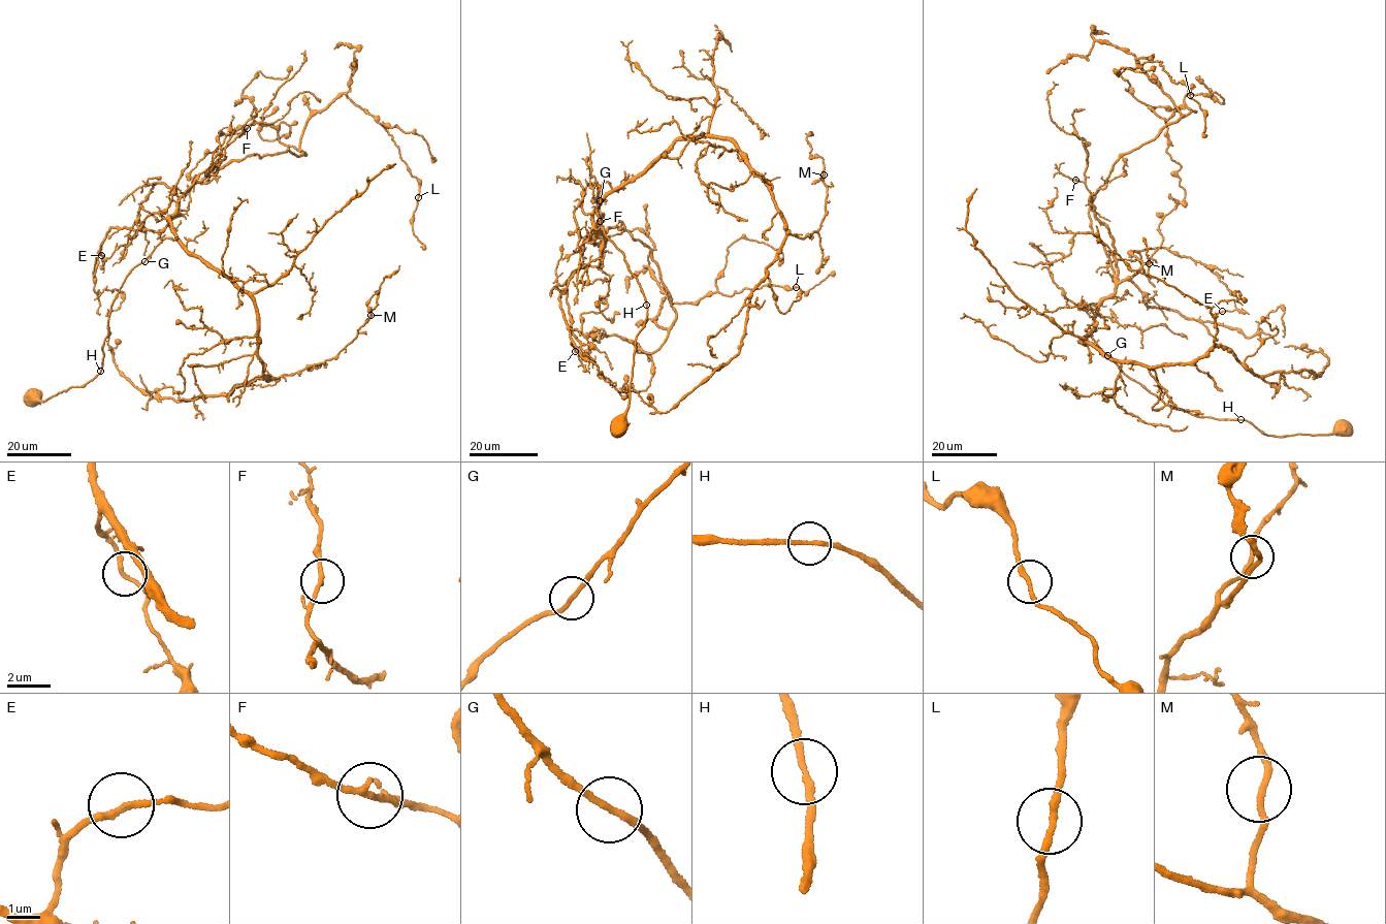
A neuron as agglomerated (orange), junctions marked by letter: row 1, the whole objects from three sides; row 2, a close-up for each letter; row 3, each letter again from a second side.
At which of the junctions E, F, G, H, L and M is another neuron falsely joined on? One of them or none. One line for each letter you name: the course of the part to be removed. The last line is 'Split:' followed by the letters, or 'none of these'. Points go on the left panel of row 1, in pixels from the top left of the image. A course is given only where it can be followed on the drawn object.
Split: none of these

